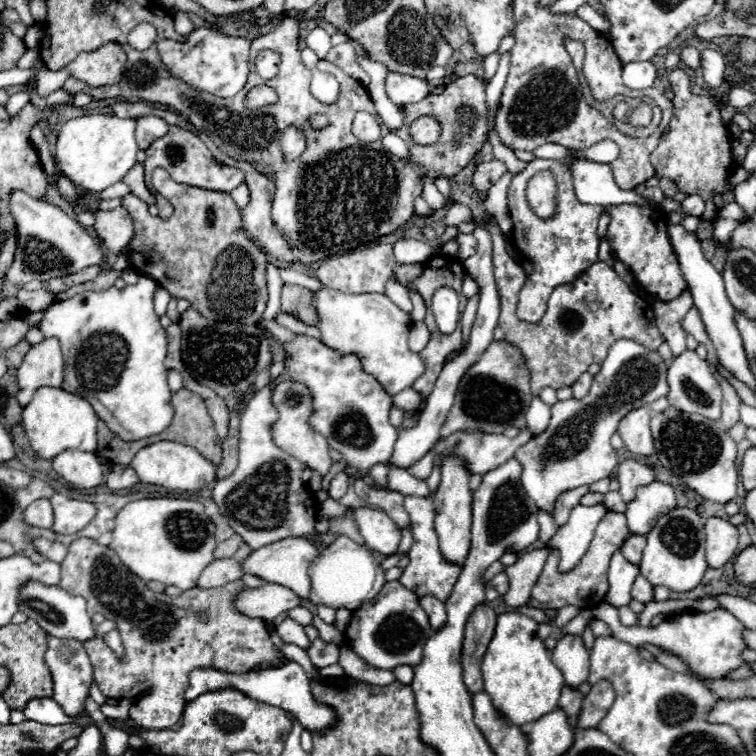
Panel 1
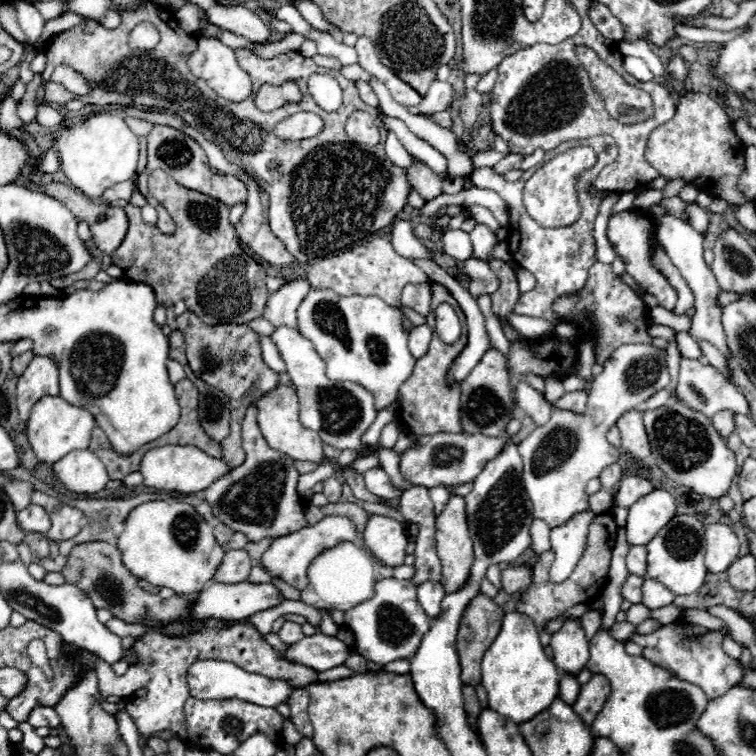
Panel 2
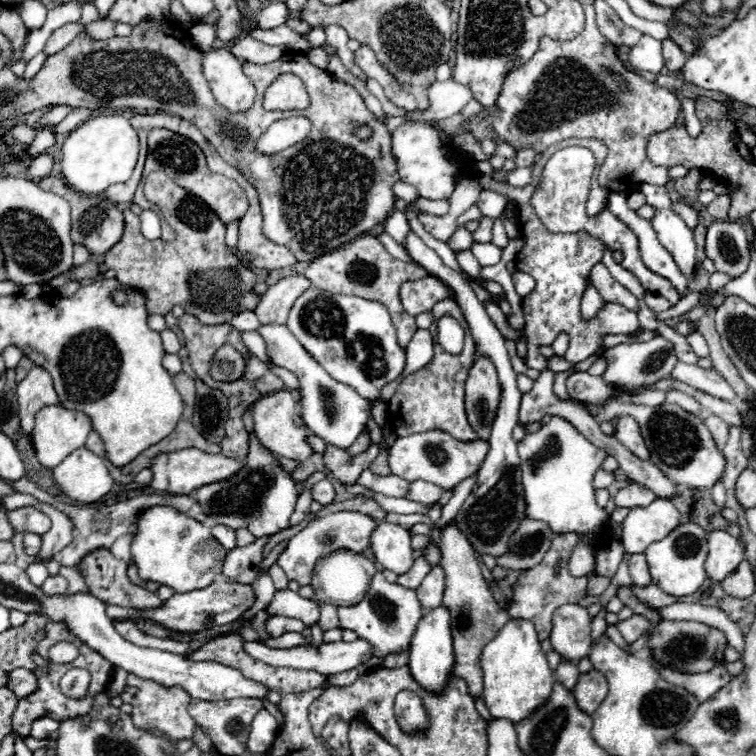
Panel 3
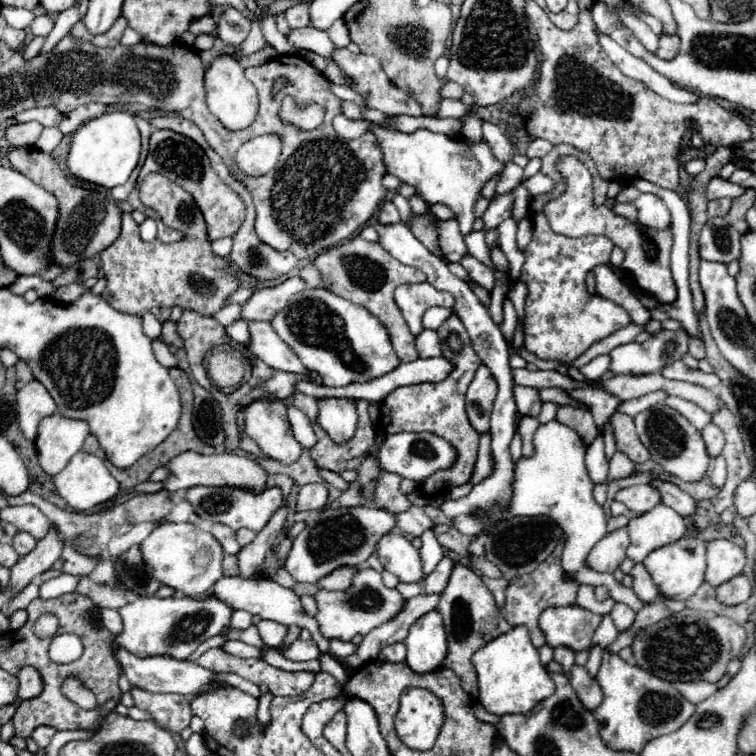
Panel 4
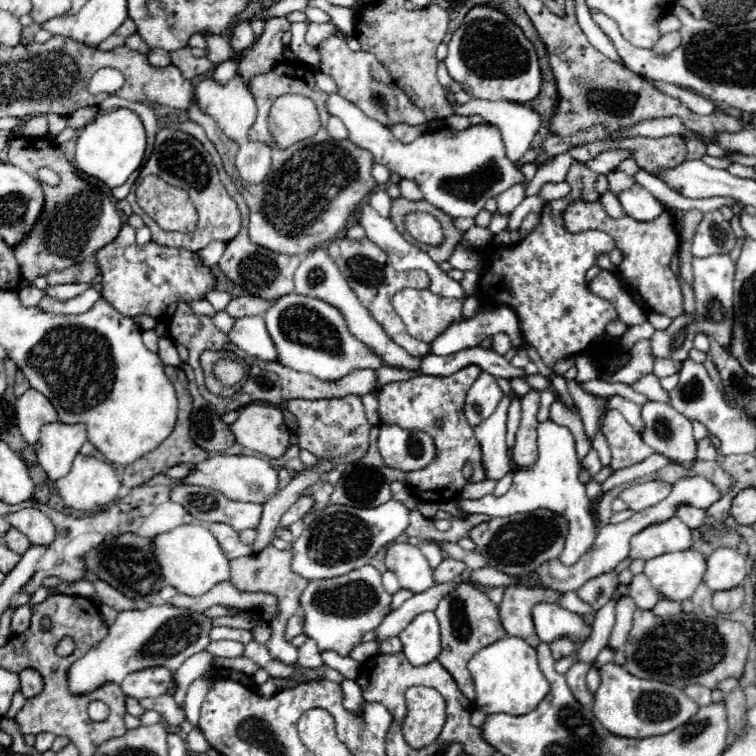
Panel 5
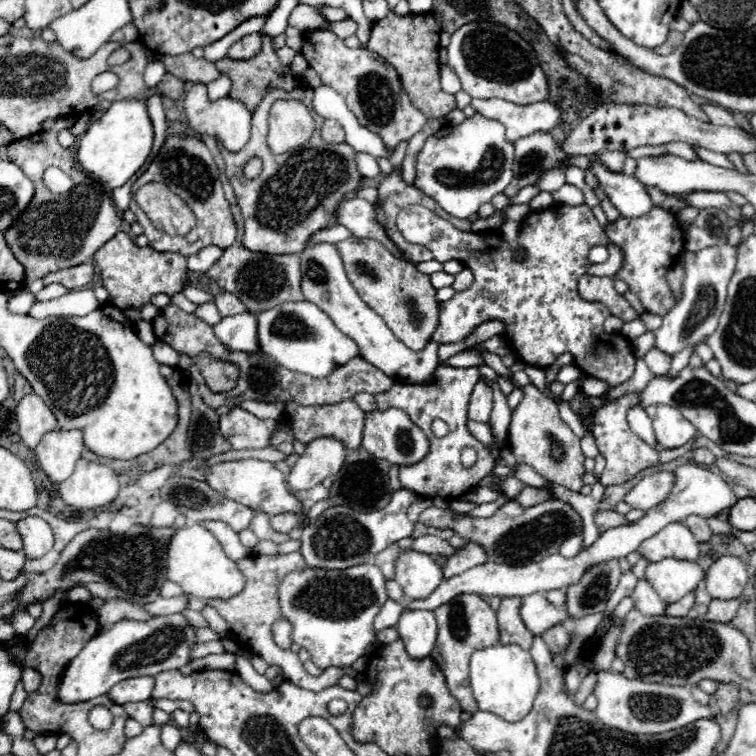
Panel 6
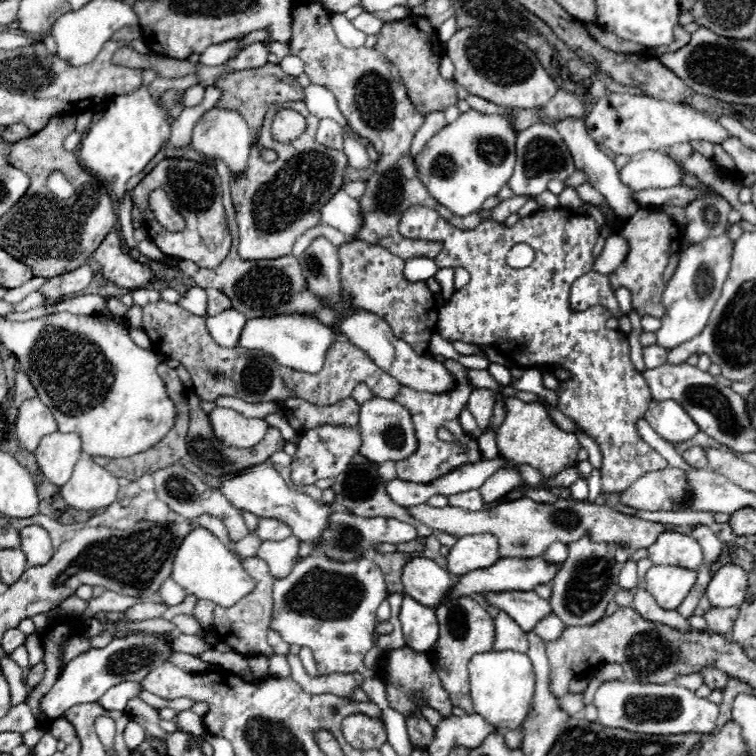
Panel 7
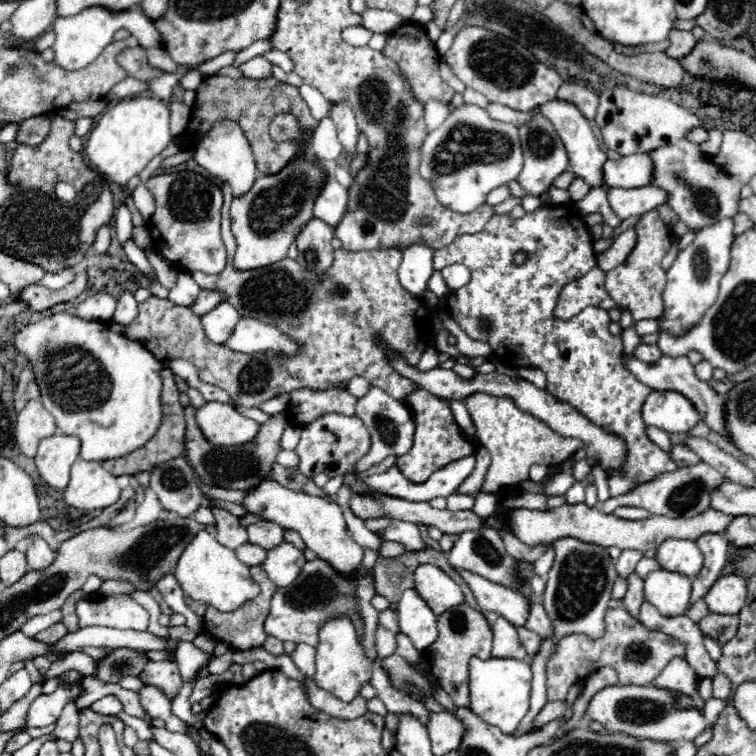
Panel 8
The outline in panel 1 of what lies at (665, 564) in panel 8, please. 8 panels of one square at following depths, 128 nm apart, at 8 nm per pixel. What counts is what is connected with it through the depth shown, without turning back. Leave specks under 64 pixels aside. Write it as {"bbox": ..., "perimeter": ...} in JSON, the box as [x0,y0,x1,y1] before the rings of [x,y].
{"bbox":[624,482,676,536],"perimeter":[[[654,482],[638,488],[636,500],[630,502],[624,512],[630,534],[646,536],[656,526],[658,518],[672,508],[676,508],[676,496],[670,484]]]}

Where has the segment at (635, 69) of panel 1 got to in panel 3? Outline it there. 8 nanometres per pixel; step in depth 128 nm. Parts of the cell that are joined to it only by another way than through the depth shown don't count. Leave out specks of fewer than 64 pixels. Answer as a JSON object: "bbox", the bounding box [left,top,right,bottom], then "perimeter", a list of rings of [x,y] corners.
{"bbox":[630,36,664,72],"perimeter":[[[642,36],[640,42],[632,48],[630,62],[636,68],[646,68],[650,72],[660,72],[664,68],[662,60],[662,42],[652,36]]]}

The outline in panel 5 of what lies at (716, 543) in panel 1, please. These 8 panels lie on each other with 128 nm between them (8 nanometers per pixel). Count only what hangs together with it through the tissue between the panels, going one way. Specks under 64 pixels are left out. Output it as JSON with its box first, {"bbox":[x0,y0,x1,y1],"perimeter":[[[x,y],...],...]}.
{"bbox":[704,548,746,592],"perimeter":[[[718,548],[706,560],[704,584],[712,592],[732,590],[746,578],[746,558],[732,548]]]}

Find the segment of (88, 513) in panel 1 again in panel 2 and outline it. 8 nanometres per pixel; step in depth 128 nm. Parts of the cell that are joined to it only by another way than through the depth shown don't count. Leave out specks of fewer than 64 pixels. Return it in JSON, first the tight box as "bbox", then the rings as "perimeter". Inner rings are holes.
{"bbox":[32,492,84,542],"perimeter":[[[34,492],[32,494],[32,504],[38,504],[42,506],[50,518],[52,518],[52,528],[46,533],[46,537],[54,542],[62,542],[62,540],[70,540],[74,538],[82,526],[84,526],[84,516],[80,510],[72,508],[72,506],[66,506],[62,504],[60,500],[56,498],[50,498],[42,492]],[[80,520],[82,520],[82,526],[80,526]]]}

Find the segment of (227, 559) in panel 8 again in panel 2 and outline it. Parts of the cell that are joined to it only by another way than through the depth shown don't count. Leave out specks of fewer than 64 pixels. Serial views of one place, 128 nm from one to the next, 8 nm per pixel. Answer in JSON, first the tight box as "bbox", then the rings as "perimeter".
{"bbox":[118,500,224,594],"perimeter":[[[162,500],[144,502],[128,514],[124,532],[118,536],[118,550],[122,552],[122,562],[136,578],[172,588],[176,594],[200,592],[224,558],[224,548],[216,542],[212,526],[190,504]]]}

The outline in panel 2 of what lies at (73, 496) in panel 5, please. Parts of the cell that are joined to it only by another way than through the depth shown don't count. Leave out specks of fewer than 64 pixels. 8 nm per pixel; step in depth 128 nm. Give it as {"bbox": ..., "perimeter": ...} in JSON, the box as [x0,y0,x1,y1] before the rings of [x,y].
{"bbox":[52,450,108,494],"perimeter":[[[74,450],[52,466],[56,478],[72,492],[96,494],[106,488],[108,472],[102,460],[86,450]]]}

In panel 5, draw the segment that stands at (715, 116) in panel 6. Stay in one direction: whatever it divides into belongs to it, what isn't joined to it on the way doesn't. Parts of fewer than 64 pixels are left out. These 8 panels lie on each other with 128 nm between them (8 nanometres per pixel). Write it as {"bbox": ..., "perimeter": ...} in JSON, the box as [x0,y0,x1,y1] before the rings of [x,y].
{"bbox":[652,82,716,114],"perimeter":[[[652,82],[652,84],[658,86],[658,88],[662,88],[662,92],[670,92],[670,96],[678,96],[692,112],[712,114],[714,108],[716,108],[714,102],[710,102],[708,98],[698,96],[698,94],[694,94],[694,92],[690,92],[690,90],[684,90],[684,88],[678,88],[678,86],[674,86],[674,84],[666,84],[666,82]]]}

